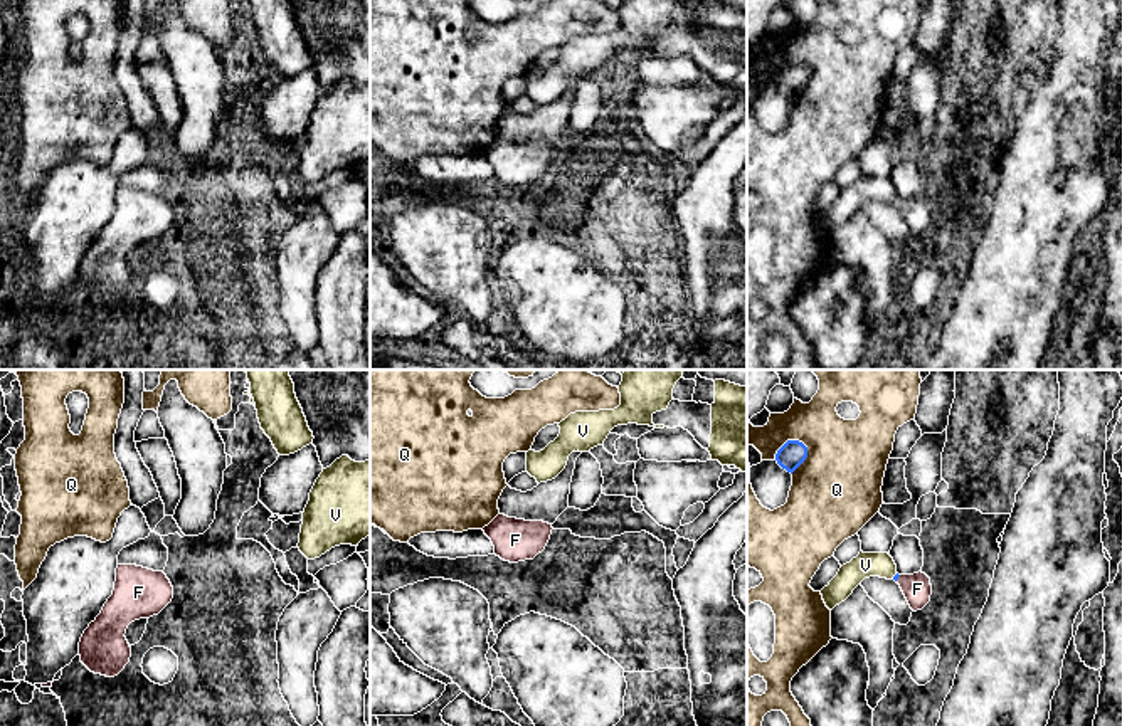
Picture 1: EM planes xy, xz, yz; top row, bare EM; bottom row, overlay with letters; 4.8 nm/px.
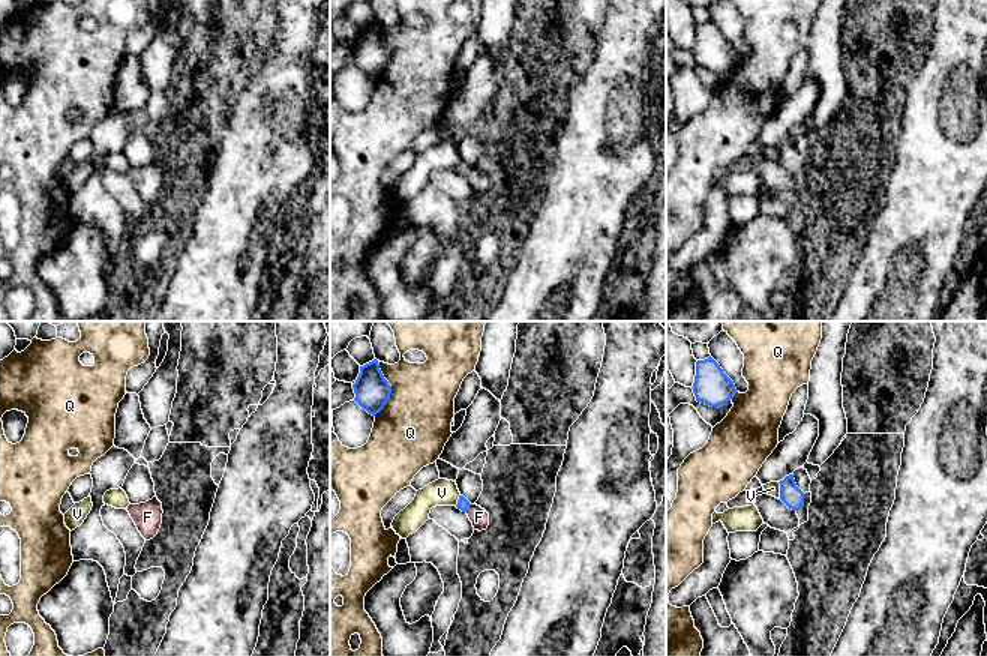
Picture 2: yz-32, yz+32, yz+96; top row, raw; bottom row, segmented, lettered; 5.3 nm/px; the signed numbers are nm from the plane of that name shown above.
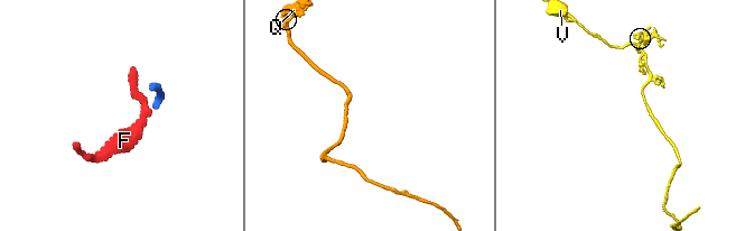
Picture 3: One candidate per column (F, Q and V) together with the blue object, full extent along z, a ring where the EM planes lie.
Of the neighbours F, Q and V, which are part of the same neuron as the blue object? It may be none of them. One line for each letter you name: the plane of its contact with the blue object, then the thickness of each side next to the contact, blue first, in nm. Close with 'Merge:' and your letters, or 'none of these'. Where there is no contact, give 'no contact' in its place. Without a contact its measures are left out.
F: contact in yz; calibres 20 and 140 nm
Merge: F

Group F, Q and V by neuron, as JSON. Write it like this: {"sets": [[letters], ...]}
{"sets": [["F"], ["Q"], ["V"]]}

